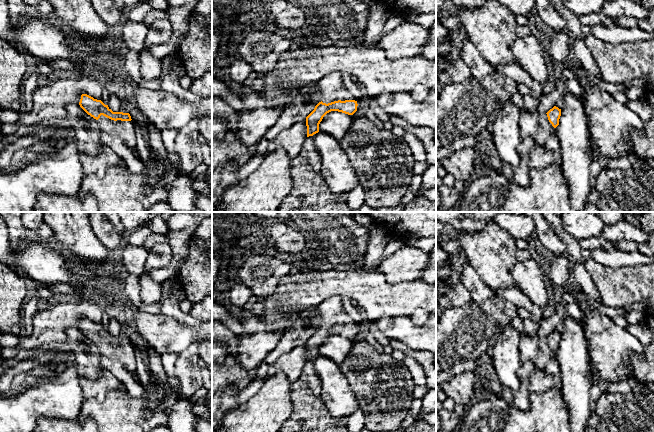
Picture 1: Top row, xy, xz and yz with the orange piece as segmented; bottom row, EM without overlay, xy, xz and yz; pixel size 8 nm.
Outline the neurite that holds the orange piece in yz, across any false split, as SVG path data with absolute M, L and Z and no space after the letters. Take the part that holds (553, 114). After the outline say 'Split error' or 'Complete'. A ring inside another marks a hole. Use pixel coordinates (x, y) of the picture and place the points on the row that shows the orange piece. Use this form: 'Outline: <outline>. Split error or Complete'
Outline: M554 106L547 113L534 111L522 111L520 130L523 139L533 139L538 146L543 146L546 139L559 125L561 109Z. Split error

